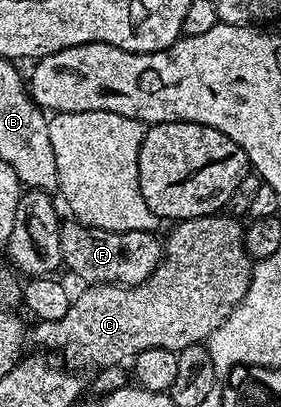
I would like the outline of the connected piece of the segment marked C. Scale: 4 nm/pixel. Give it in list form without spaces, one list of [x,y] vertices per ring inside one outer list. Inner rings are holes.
[[[218,213],[215,215],[204,215],[203,217],[195,217],[194,219],[183,219],[180,220],[176,224],[177,227],[174,229],[173,232],[169,235],[169,240],[166,238],[163,243],[163,254],[161,257],[161,264],[157,266],[155,269],[155,273],[151,273],[151,277],[148,279],[146,283],[140,283],[139,285],[135,285],[134,287],[121,287],[117,283],[95,283],[89,286],[86,286],[84,289],[85,291],[76,292],[75,298],[73,300],[73,304],[69,306],[67,309],[67,317],[63,317],[59,321],[51,321],[50,323],[41,321],[38,322],[36,325],[37,328],[32,328],[31,331],[31,339],[38,343],[41,347],[46,347],[49,351],[65,351],[65,360],[63,360],[64,366],[69,369],[81,369],[77,367],[97,367],[96,369],[104,369],[107,367],[121,367],[122,365],[128,364],[130,361],[136,359],[139,353],[143,353],[147,349],[167,349],[168,351],[182,351],[183,349],[187,349],[191,345],[195,345],[196,343],[205,343],[211,337],[211,333],[215,333],[215,329],[219,329],[219,325],[223,325],[223,321],[227,321],[227,317],[231,317],[231,313],[233,310],[238,307],[241,302],[243,301],[243,297],[247,293],[247,289],[251,285],[251,277],[253,276],[253,264],[254,260],[250,259],[249,254],[247,253],[247,249],[245,248],[245,228],[243,226],[242,220],[240,218],[234,217],[228,213]]]

